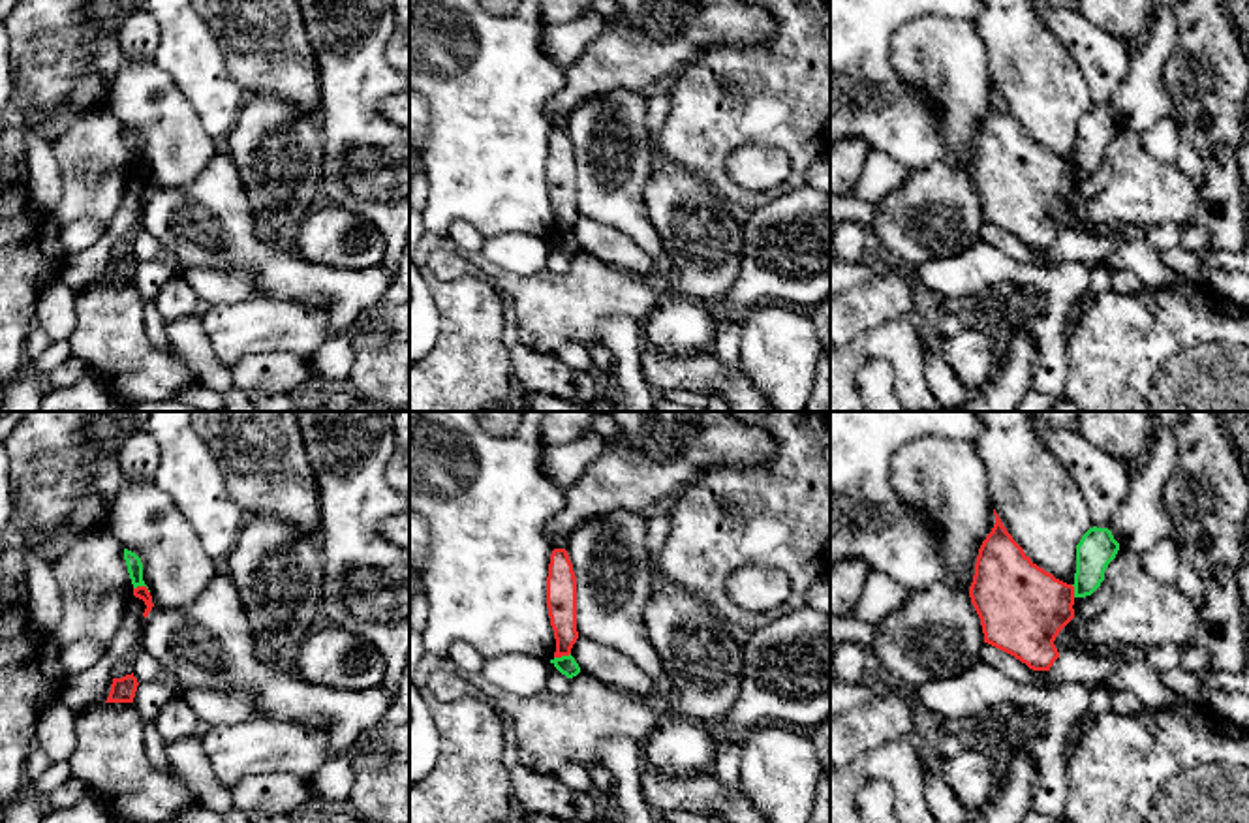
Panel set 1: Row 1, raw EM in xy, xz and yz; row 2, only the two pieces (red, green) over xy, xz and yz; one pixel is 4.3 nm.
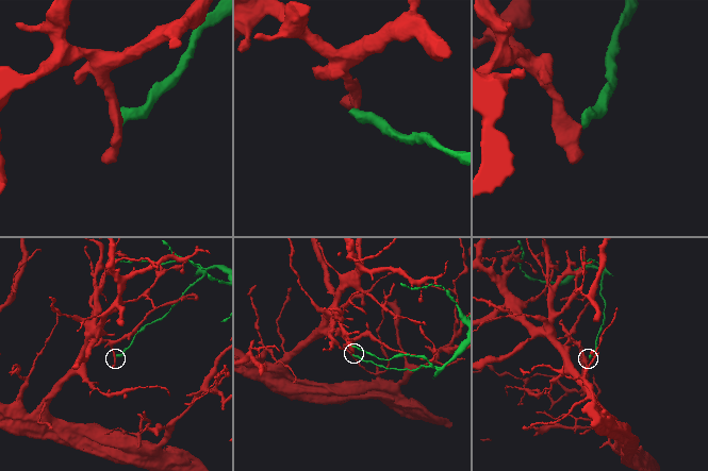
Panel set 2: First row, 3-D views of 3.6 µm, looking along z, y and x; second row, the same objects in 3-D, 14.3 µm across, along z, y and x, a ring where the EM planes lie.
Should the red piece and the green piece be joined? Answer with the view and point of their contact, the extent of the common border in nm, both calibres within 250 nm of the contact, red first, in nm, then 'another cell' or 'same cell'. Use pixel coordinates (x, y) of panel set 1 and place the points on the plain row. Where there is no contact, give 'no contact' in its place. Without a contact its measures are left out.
meets red in xy at (143, 166); contact 80 nm long; 60 nm thick on the red side, 70 nm on the other; another cell

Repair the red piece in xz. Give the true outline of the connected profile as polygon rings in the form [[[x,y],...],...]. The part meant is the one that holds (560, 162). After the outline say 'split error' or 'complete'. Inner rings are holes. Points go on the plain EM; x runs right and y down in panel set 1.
[[[554,128],[547,156],[547,186],[554,209],[554,237],[569,235],[577,210],[577,156],[565,128]]] | complete

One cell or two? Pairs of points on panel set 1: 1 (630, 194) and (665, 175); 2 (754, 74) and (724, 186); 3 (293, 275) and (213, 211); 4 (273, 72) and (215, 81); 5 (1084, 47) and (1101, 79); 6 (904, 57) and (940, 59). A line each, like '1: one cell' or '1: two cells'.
1: two cells
2: one cell
3: one cell
4: two cells
5: one cell
6: one cell

